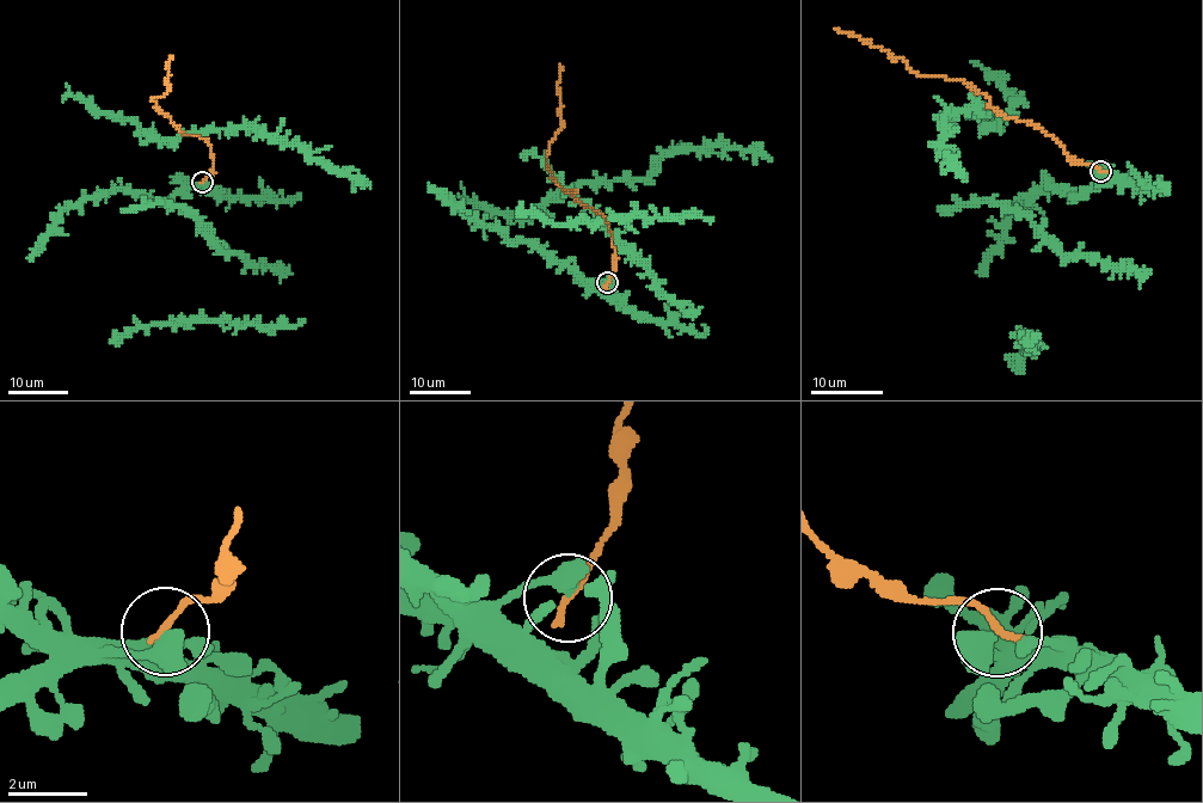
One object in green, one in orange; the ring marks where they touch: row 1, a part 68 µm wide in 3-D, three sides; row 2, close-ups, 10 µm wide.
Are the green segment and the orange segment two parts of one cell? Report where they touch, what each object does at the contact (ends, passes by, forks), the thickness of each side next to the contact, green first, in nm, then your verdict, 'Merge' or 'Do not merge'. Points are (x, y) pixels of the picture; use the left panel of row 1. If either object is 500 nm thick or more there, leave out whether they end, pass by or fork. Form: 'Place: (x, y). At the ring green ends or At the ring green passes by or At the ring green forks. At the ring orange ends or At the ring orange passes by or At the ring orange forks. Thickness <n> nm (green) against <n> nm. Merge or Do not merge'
Place: (202, 182). Thickness 550 nm (green) against 200 nm. Do not merge

